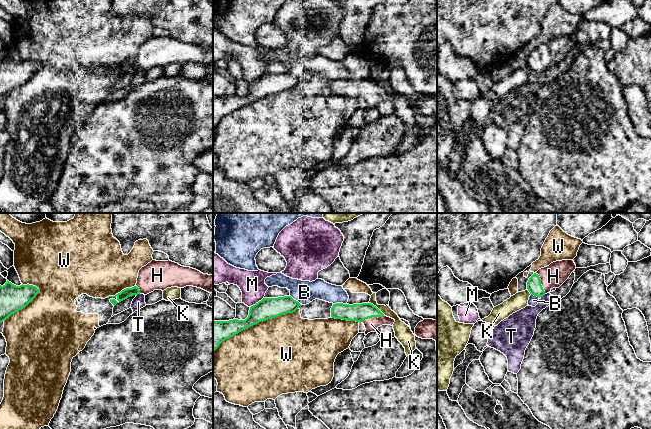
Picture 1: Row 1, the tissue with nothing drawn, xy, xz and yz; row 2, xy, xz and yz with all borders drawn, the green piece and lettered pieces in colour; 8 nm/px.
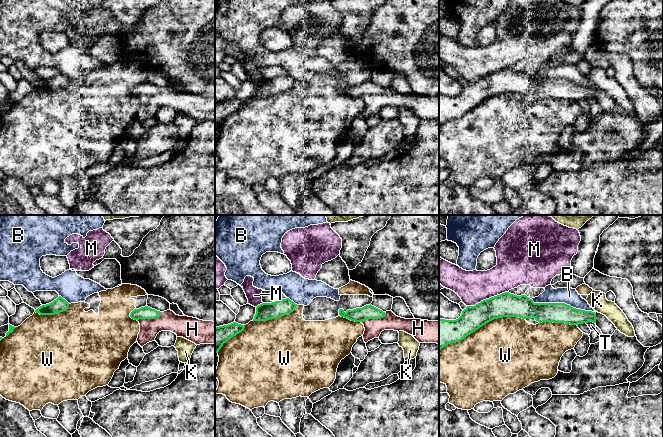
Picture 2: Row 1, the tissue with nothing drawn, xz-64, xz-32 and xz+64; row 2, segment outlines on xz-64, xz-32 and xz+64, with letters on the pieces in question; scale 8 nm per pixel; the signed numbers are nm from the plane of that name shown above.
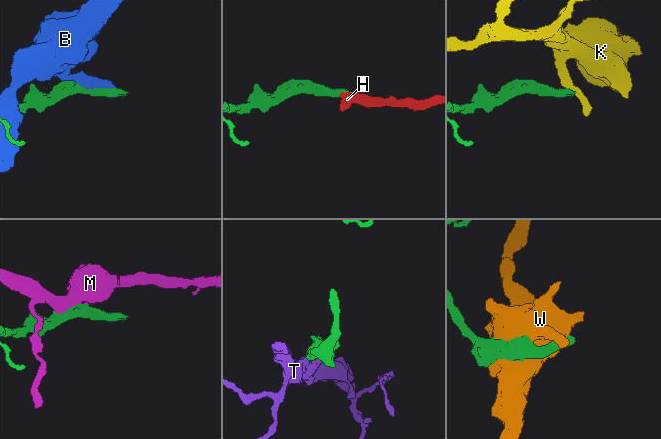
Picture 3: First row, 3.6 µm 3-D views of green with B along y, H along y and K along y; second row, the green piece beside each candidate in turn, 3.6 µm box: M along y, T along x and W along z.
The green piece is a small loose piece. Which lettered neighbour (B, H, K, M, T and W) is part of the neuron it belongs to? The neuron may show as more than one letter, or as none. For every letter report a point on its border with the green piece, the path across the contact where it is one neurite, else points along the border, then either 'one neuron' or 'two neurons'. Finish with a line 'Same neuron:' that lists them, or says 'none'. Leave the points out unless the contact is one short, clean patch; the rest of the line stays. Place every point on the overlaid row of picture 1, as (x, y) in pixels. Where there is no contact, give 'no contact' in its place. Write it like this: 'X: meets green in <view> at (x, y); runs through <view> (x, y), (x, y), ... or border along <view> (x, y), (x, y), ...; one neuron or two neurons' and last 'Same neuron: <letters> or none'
B: meets green in xz at (339, 303); two neurons
H: meets green in xz at (372, 316); runs through xz (357, 312), (365, 312), (372, 316), (371, 324); one neuron
K: meets green in xz at (376, 307); border along xz (369, 302), (384, 314); two neurons
M: meets green in xz at (256, 303); two neurons
T: meets green in yz at (543, 295); two neurons
W: meets green in xz at (254, 324); two neurons
Same neuron: H

